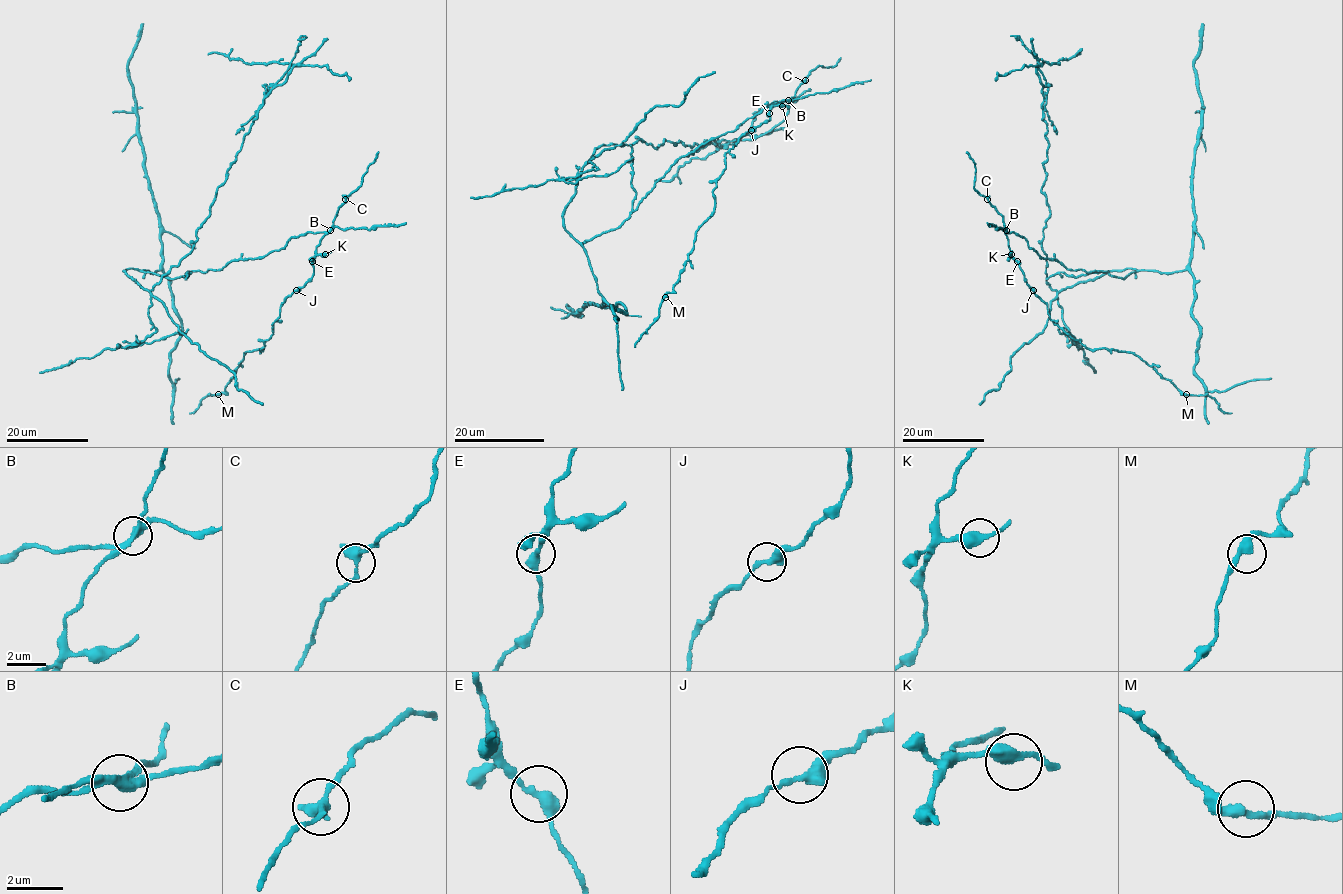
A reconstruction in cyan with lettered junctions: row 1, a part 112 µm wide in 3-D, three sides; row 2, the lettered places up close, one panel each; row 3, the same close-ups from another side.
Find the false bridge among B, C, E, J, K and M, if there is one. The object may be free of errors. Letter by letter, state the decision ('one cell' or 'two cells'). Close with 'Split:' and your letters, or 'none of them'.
B: two cells
C: one cell
E: one cell
J: one cell
K: one cell
M: one cell
Split: B

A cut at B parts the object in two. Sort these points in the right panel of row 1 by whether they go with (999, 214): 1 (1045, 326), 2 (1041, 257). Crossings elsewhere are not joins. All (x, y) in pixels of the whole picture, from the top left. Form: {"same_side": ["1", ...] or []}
{"same_side": []}

